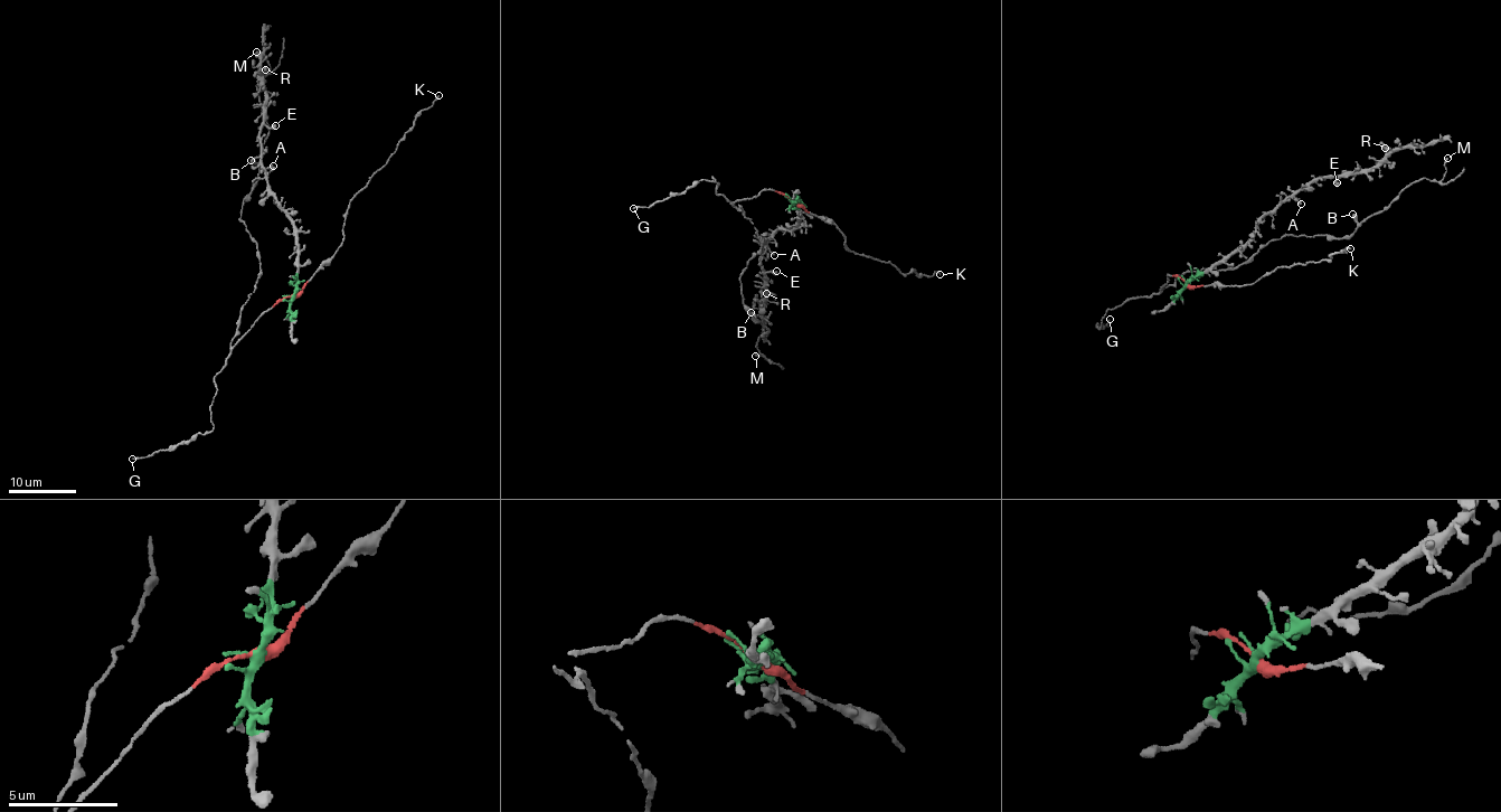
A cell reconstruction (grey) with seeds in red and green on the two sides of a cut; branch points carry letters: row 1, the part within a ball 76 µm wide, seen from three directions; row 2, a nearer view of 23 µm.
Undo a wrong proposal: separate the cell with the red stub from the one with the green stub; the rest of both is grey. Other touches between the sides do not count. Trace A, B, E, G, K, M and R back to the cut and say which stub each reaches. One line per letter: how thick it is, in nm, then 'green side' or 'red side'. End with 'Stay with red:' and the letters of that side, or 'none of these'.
A: 240 nm | green side
B: 550 nm | red side
E: 360 nm | green side
G: 150 nm | red side
K: 200 nm | red side
M: 280 nm | red side
R: 280 nm | green side
Stay with red: B, G, K, M

